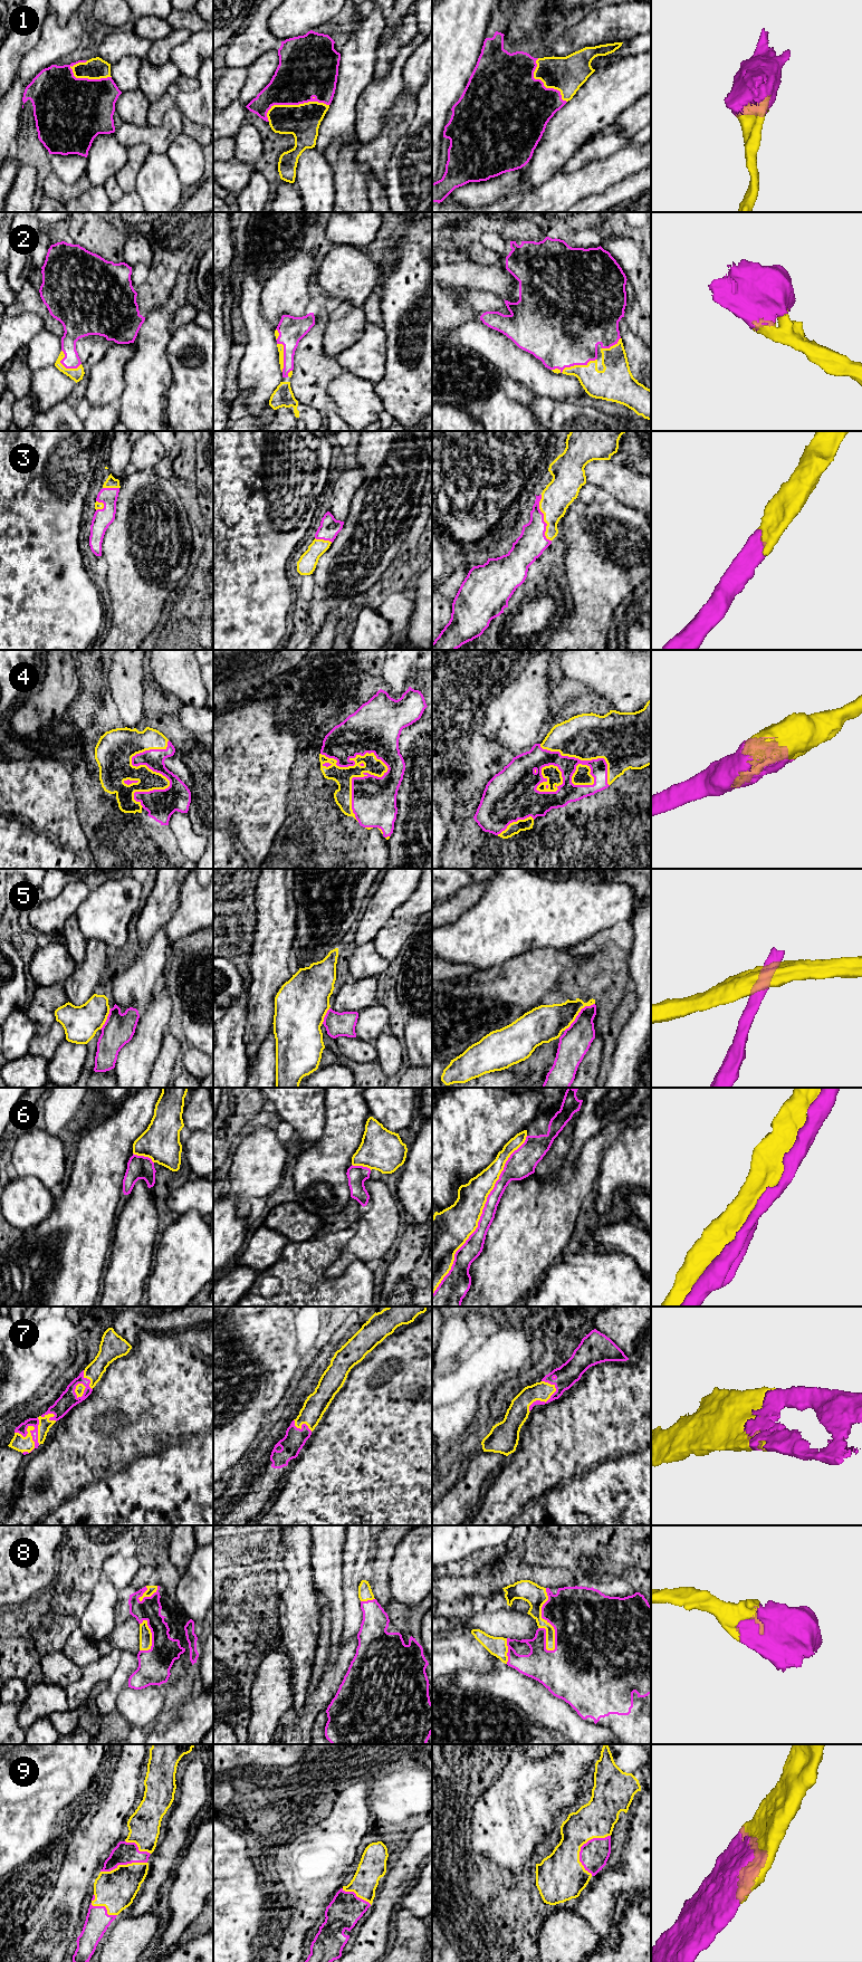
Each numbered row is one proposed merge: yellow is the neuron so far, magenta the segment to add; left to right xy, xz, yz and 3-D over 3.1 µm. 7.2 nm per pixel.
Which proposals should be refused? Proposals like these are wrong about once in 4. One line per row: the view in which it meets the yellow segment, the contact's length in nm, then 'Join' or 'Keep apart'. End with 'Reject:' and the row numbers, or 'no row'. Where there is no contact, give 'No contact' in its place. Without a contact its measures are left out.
1: Touches yellow in xz. Shared border 460 nm. Join
2: Touches yellow in yz. Shared border 340 nm. Join
3: Touches yellow in yz. Shared border 340 nm. Join
4: Touches yellow in xz. Shared border 550 nm. Join
5: Touches yellow in yz. Shared border 300 nm. Keep apart
6: Touches yellow in yz. Shared border 1350 nm. Join
7: Touches yellow in xy. Shared border 220 nm. Join
8: Touches yellow in yz. Shared border 460 nm. Join
9: Touches yellow in yz. Shared border 320 nm. Join
Reject: 5

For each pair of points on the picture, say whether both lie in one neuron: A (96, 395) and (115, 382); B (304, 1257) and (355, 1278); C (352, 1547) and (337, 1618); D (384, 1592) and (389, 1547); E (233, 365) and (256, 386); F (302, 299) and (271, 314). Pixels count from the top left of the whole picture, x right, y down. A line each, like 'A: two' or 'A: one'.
A: one
B: one
C: two
D: one
E: two
F: one

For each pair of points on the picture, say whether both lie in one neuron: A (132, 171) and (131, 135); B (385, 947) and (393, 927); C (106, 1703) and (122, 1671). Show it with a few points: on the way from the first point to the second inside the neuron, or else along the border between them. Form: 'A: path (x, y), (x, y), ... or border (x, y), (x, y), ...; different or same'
A: border (127, 149), (137, 144), (146, 144), (151, 151); different
B: path (388, 943), (393, 936), (393, 931); same
C: path (109, 1695), (120, 1678); same

